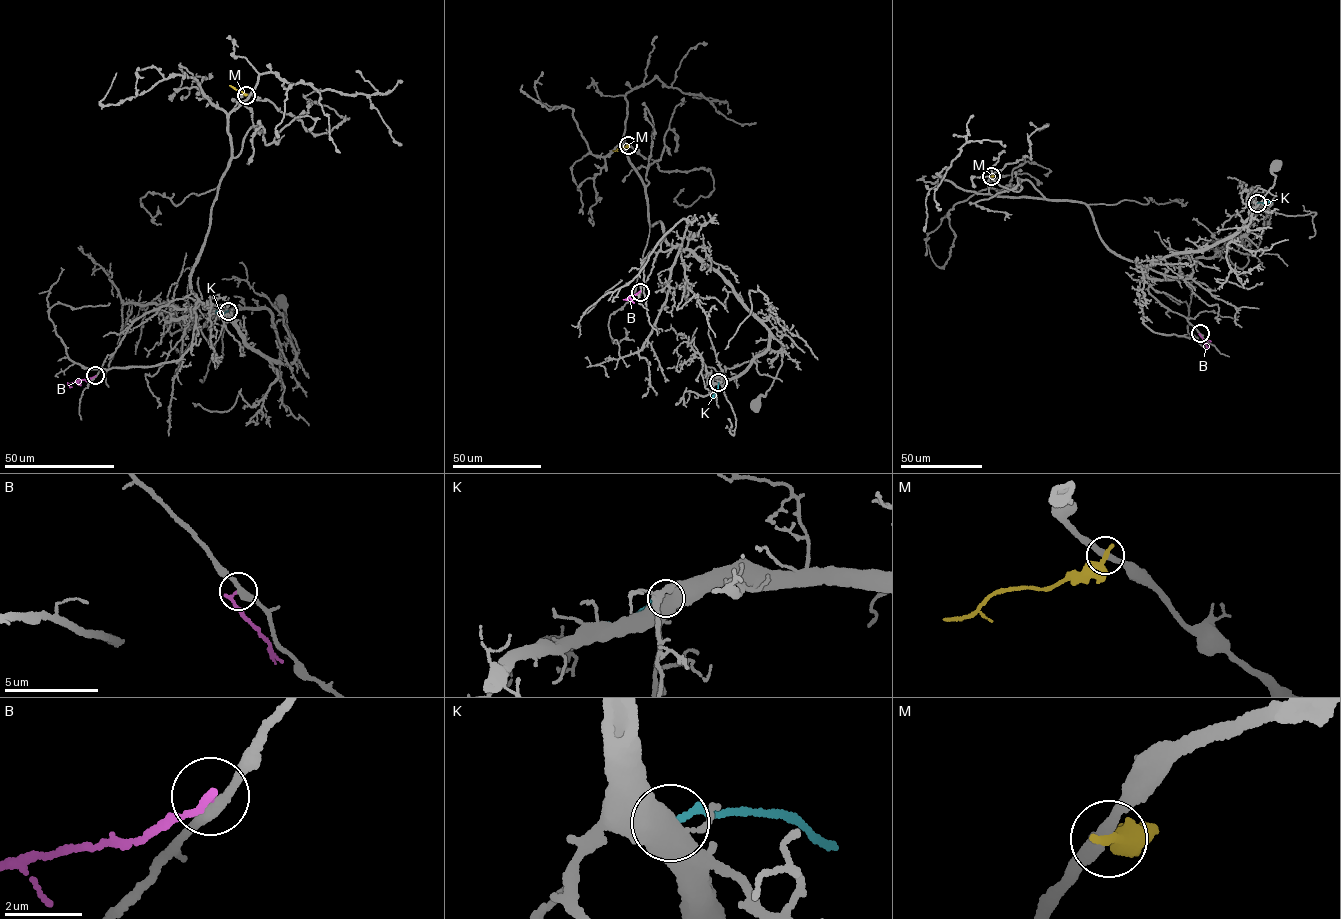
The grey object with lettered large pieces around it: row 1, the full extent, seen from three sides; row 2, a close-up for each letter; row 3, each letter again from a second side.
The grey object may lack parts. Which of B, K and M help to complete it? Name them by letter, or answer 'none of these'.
none of these

